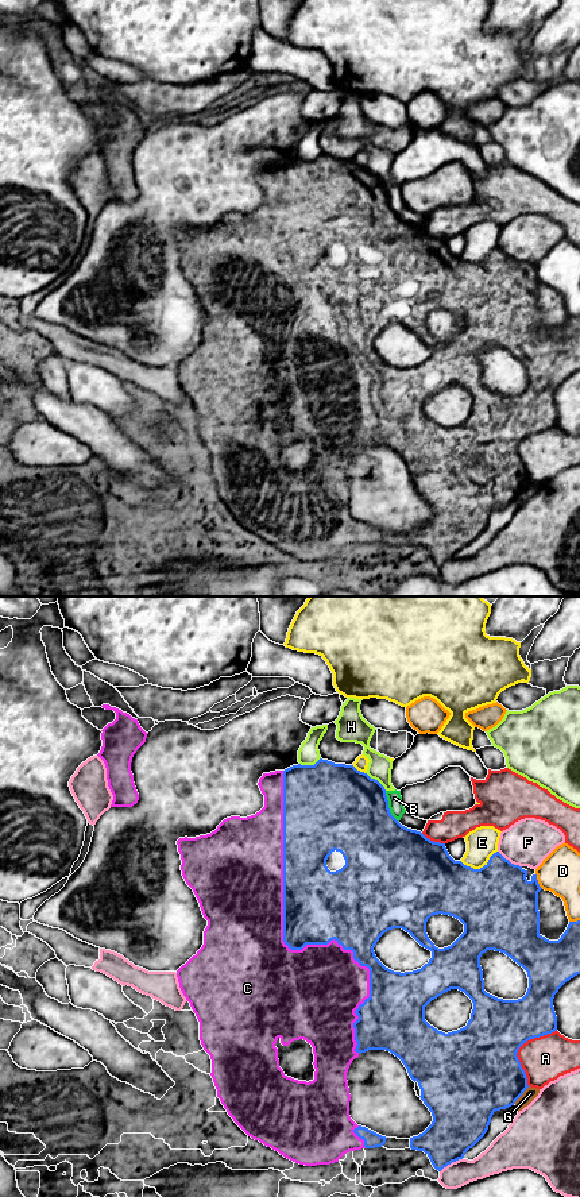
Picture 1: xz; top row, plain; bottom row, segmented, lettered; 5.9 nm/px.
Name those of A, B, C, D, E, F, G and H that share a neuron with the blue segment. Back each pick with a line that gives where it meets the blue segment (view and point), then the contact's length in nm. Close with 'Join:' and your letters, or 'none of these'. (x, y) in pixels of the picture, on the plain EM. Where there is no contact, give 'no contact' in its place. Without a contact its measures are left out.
C: contact xz (286, 339); length 1750 nm
Join: C

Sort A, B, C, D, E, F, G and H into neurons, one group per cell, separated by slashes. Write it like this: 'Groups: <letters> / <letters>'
Groups: A / B / C / D / E / F / G / H

